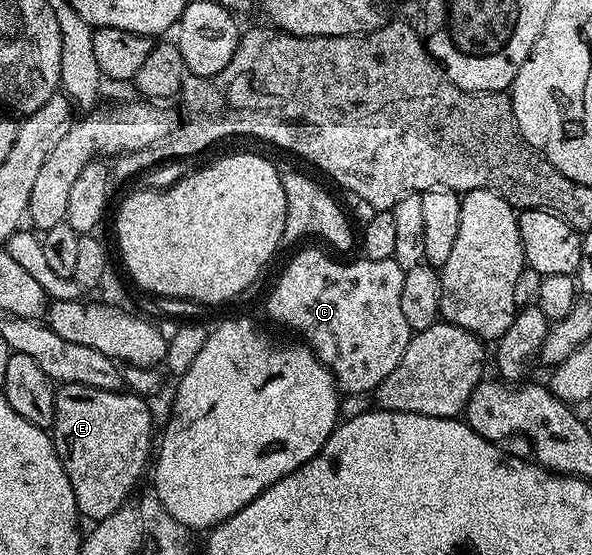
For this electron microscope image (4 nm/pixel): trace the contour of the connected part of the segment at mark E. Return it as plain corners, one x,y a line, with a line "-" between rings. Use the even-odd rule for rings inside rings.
63,383
56,392
56,419
52,421
50,427
50,437
52,439
52,447
56,450
58,460
62,464
62,468
66,472
66,476
70,480
70,488
74,488
74,500
76,508
81,519
88,520
92,518
93,523
101,522
106,516
110,516
114,512
118,512
120,506
125,505
129,501
128,498
132,494
132,489
136,486
136,481
144,474
144,469
149,469
150,459
154,454
154,434
152,438
152,414
148,411
148,406
143,397
135,392
127,392
124,394
120,390
99,390
98,388
90,388
82,384

